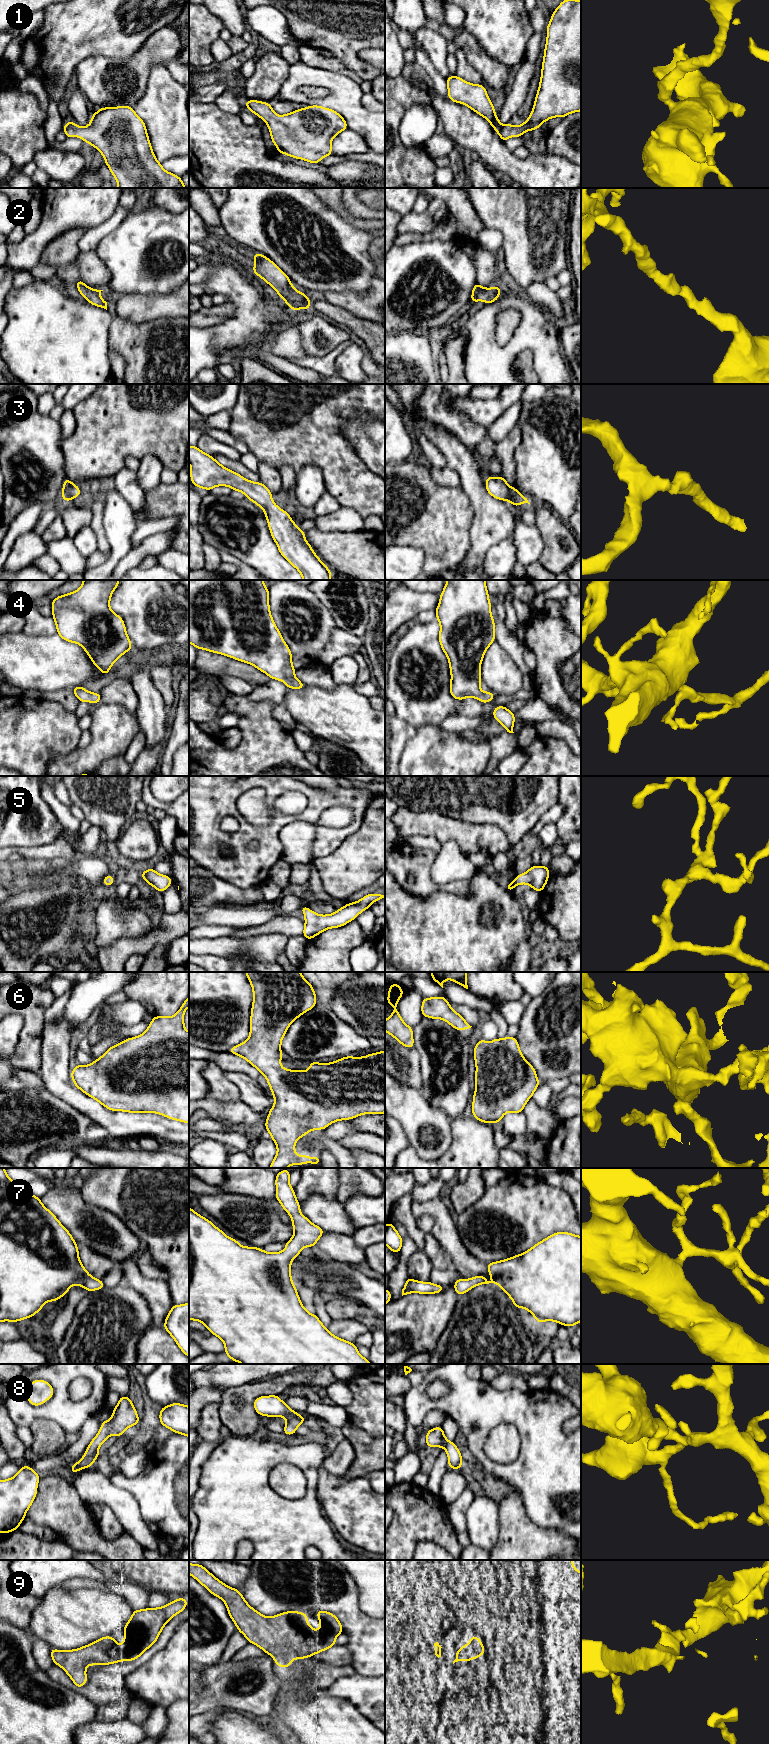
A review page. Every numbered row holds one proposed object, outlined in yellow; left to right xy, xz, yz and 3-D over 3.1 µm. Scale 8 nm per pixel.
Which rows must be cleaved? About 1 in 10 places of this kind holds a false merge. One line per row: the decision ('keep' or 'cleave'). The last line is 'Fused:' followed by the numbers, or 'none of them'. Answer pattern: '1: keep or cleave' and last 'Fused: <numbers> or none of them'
1: keep
2: keep
3: keep
4: keep
5: keep
6: keep
7: keep
8: keep
9: keep
Fused: none of them

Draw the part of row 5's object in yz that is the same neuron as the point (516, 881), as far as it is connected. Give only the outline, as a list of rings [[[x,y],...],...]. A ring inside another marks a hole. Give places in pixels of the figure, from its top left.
[[[531,866],[530,869],[515,877],[512,883],[508,883],[505,890],[512,892],[515,886],[529,884],[532,889],[542,892],[549,879],[549,866]]]

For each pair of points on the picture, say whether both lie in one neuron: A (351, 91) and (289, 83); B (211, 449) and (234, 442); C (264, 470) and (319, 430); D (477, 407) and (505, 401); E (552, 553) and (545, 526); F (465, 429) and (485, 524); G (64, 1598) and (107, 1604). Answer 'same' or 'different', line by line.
A: same
B: different
C: different
D: same
E: same
F: different
G: same

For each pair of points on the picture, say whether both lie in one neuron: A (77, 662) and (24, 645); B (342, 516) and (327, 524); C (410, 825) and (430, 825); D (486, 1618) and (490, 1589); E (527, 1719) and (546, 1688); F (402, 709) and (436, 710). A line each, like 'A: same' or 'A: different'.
A: same
B: same
C: same
D: different
E: same
F: same

